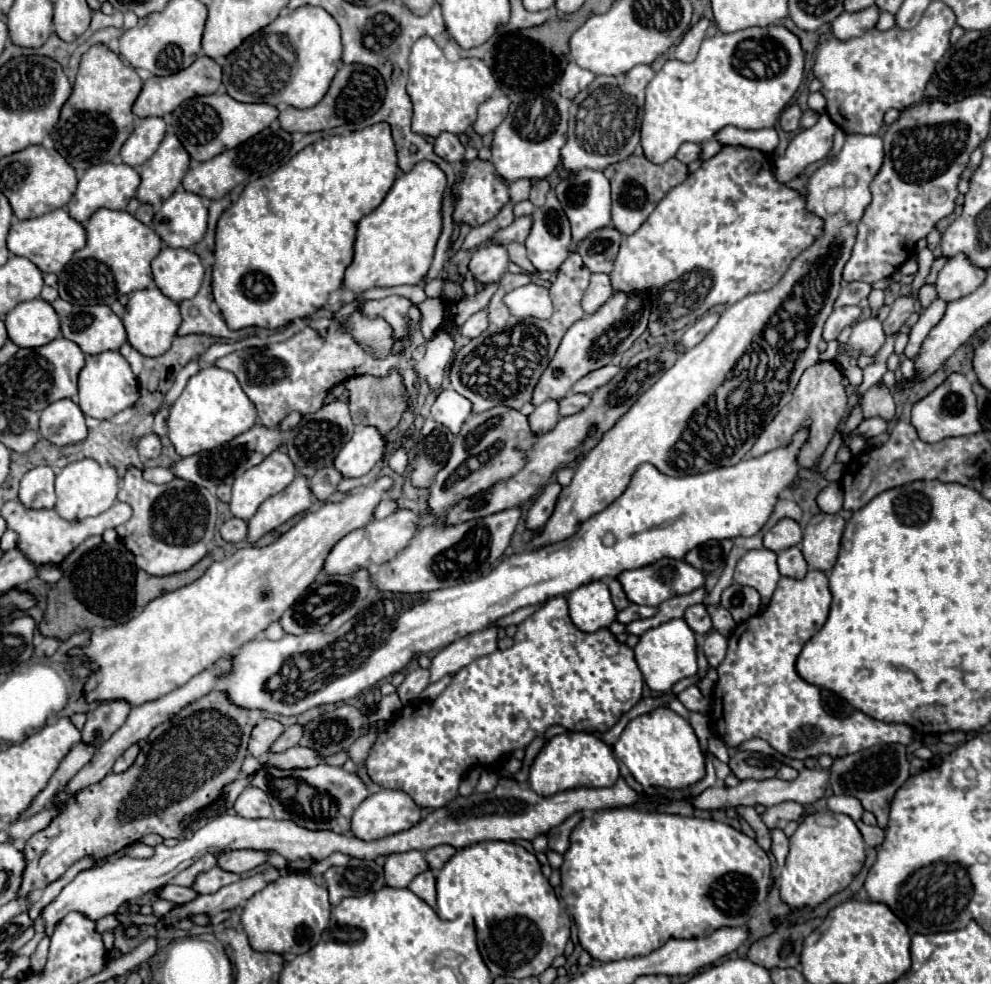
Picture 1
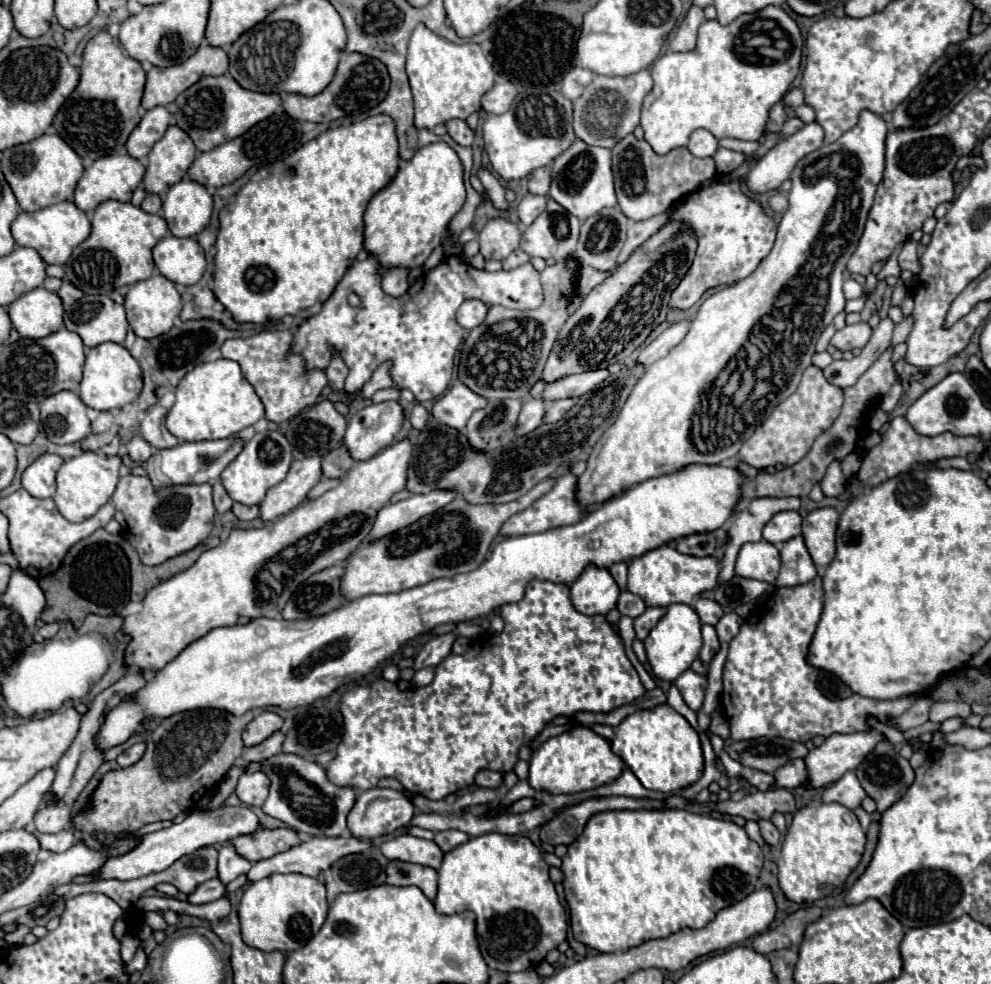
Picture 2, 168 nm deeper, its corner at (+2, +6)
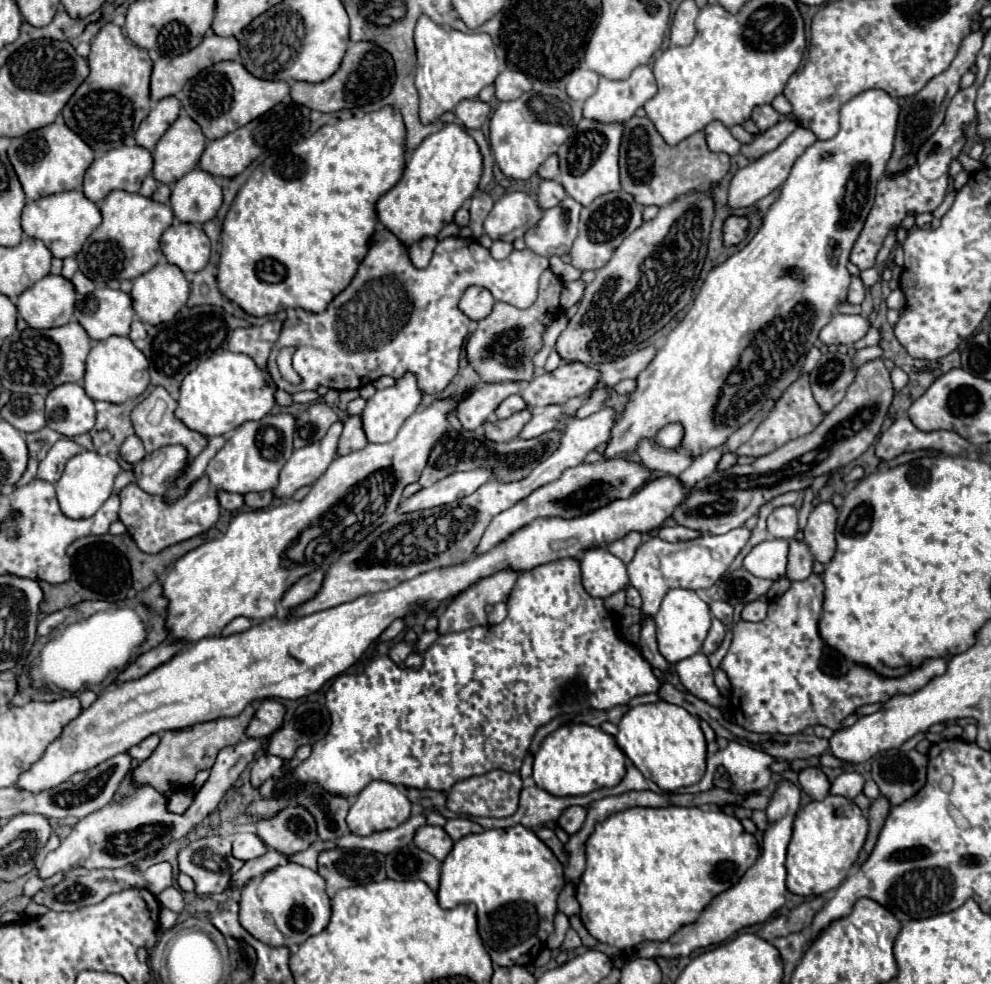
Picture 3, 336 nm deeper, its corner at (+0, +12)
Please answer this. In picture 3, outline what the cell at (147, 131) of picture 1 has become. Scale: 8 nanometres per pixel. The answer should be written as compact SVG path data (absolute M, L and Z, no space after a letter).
M165 97L161 101L157 101L153 105L151 113L141 121L139 131L135 133L137 145L153 151L153 147L157 145L157 141L161 139L161 135L179 117L179 111L181 111L181 103L179 103L177 97Z

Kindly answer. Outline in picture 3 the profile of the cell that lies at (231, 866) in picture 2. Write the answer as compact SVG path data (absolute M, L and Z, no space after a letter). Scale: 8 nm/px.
M237 833L235 841L233 841L233 855L237 859L255 859L261 857L263 853L267 853L267 845L263 845L263 841L259 841L259 837L255 833Z

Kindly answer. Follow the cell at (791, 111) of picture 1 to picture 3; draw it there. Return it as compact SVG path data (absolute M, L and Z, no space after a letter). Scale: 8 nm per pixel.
M761 105L761 107L755 107L755 109L753 109L751 121L753 121L761 131L765 131L765 129L773 127L773 125L779 121L779 117L781 117L781 115L779 115L771 105Z

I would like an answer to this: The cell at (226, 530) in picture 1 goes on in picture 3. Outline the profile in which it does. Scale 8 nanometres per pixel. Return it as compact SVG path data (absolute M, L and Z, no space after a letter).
M263 491L263 493L247 493L245 495L245 505L249 505L251 509L265 509L269 507L273 501L273 493L271 491Z

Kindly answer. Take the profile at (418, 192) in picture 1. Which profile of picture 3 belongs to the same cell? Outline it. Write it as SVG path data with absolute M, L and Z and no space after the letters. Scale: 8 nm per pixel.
M449 123L429 135L407 161L401 181L377 201L379 221L393 231L405 245L423 237L437 237L453 221L455 211L465 205L477 191L483 173L483 155L475 139L463 125Z

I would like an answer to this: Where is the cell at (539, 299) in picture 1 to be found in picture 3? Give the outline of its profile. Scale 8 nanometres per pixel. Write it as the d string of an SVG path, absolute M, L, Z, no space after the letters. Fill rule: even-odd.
M379 225L373 235L369 253L367 253L365 261L361 263L357 275L349 283L349 287L345 291L341 291L323 313L307 313L307 311L297 309L297 319L287 319L283 323L283 331L271 349L267 367L269 367L277 387L287 393L317 389L319 385L325 385L335 391L359 389L367 383L373 383L375 379L379 379L383 375L399 379L405 371L413 371L413 373L425 377L425 393L439 393L457 375L459 353L461 353L465 337L469 335L467 327L457 327L457 301L461 299L463 291L469 285L479 285L479 287L489 289L496 301L515 305L519 309L527 309L537 299L539 277L547 267L549 267L549 259L545 259L529 249L511 251L511 255L507 259L497 261L491 257L489 249L479 245L477 239L473 239L473 237L449 237L437 245L427 269L415 269L411 265L407 245L403 245L389 229ZM283 347L295 347L293 369L303 379L303 383L299 383L299 385L287 383L277 369L275 357L277 357L279 349L283 349Z

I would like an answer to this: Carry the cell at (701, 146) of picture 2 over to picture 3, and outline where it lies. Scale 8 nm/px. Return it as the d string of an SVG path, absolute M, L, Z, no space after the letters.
M711 121L705 127L705 135L707 135L707 143L711 151L723 151L733 157L741 149L741 143L729 133L729 129L721 121Z

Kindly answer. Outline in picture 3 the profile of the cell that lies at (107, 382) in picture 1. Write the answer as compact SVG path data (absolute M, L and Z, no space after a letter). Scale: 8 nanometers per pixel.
M109 337L107 341L97 341L87 355L87 371L83 379L83 389L93 401L125 403L139 397L149 385L149 361L133 345L129 337Z

